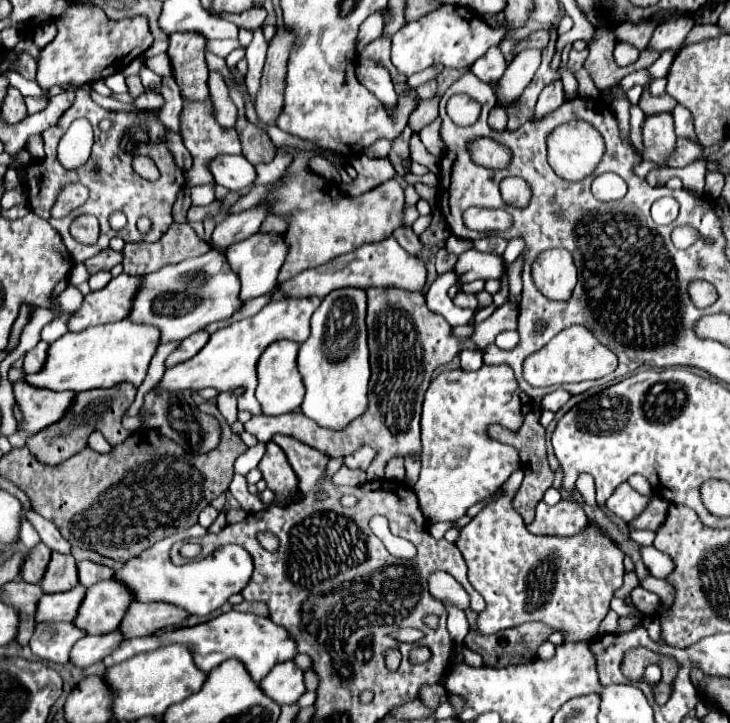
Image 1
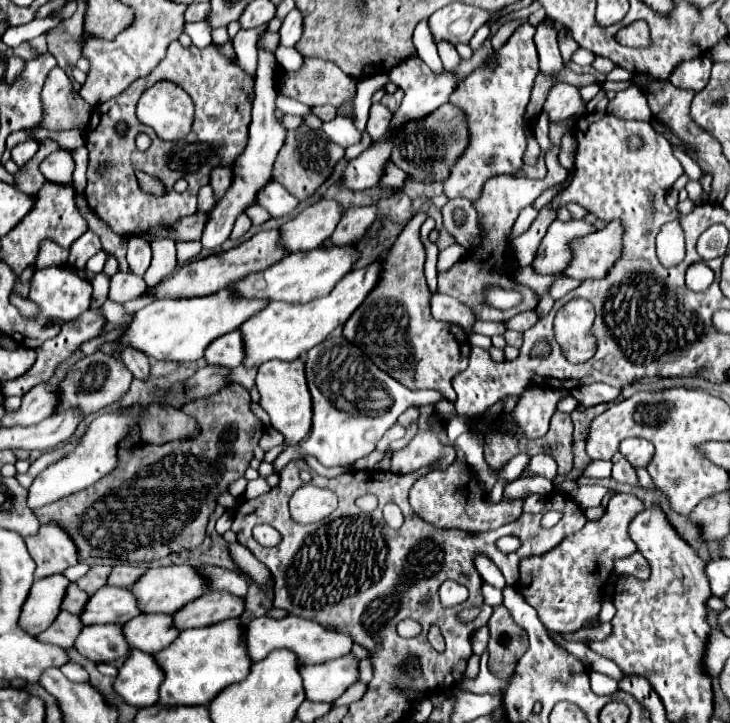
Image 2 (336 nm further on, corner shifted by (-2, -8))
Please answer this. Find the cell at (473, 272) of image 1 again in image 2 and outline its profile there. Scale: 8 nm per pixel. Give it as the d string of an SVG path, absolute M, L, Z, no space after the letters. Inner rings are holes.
M554 221L542 239L540 245L540 255L536 255L532 267L536 273L542 275L552 275L552 273L562 273L564 265L568 265L572 257L572 241L586 237L588 233L596 233L596 227L588 221Z

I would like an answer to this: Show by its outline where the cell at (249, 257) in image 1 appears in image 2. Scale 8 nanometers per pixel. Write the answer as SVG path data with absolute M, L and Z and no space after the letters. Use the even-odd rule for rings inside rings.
M322 199L282 225L282 245L292 253L316 249L334 233L342 215L344 207L340 203Z

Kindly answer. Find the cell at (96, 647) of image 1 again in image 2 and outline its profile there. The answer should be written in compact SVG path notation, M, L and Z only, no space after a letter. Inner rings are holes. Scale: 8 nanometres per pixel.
M142 613L124 623L124 635L130 649L142 649L154 655L166 649L180 635L180 629L176 629L172 615Z

